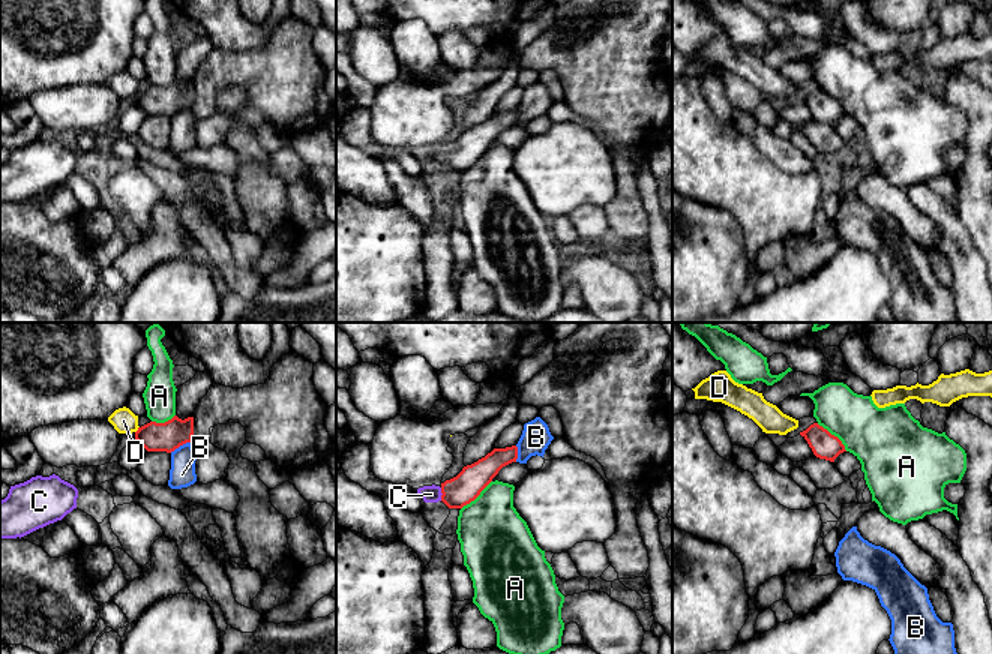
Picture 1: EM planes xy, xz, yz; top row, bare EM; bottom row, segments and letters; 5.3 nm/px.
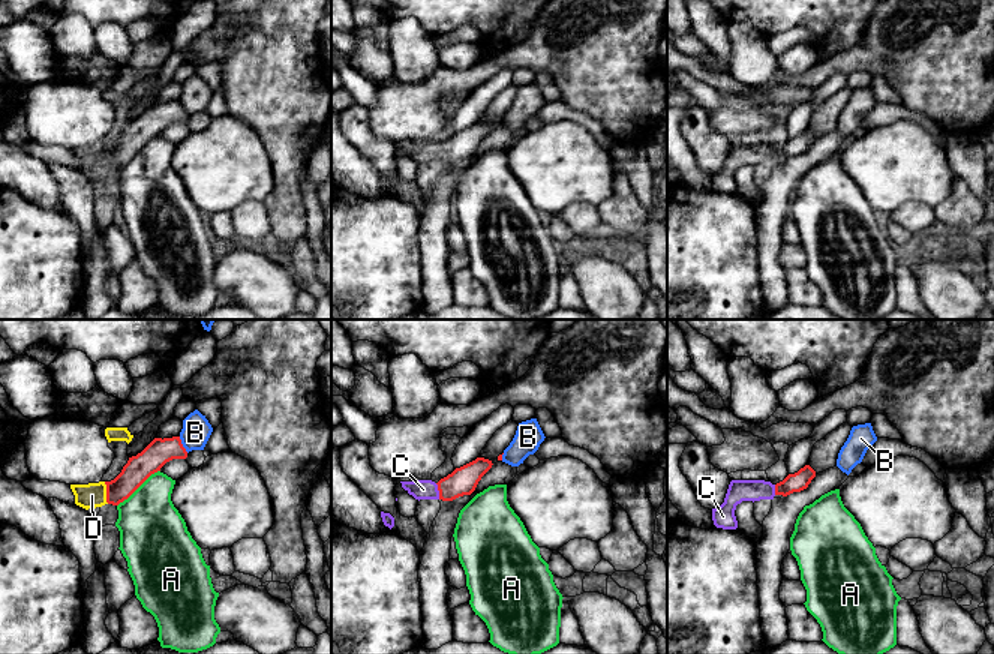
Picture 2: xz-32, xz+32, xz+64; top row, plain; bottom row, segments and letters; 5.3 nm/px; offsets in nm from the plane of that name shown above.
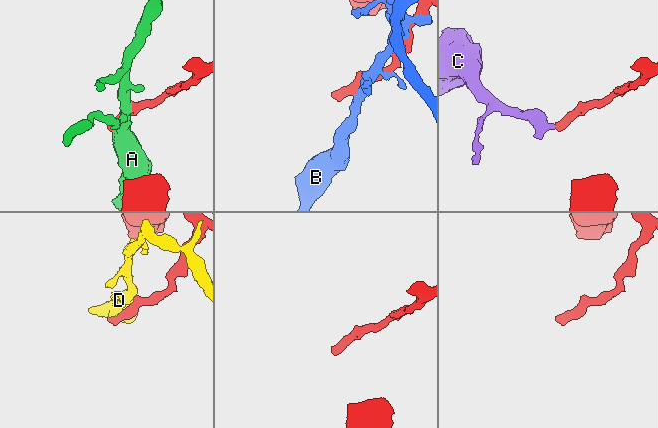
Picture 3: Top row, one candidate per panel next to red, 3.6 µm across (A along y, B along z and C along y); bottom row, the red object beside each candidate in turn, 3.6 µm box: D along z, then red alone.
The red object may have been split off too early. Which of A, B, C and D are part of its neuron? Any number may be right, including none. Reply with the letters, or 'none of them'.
C

